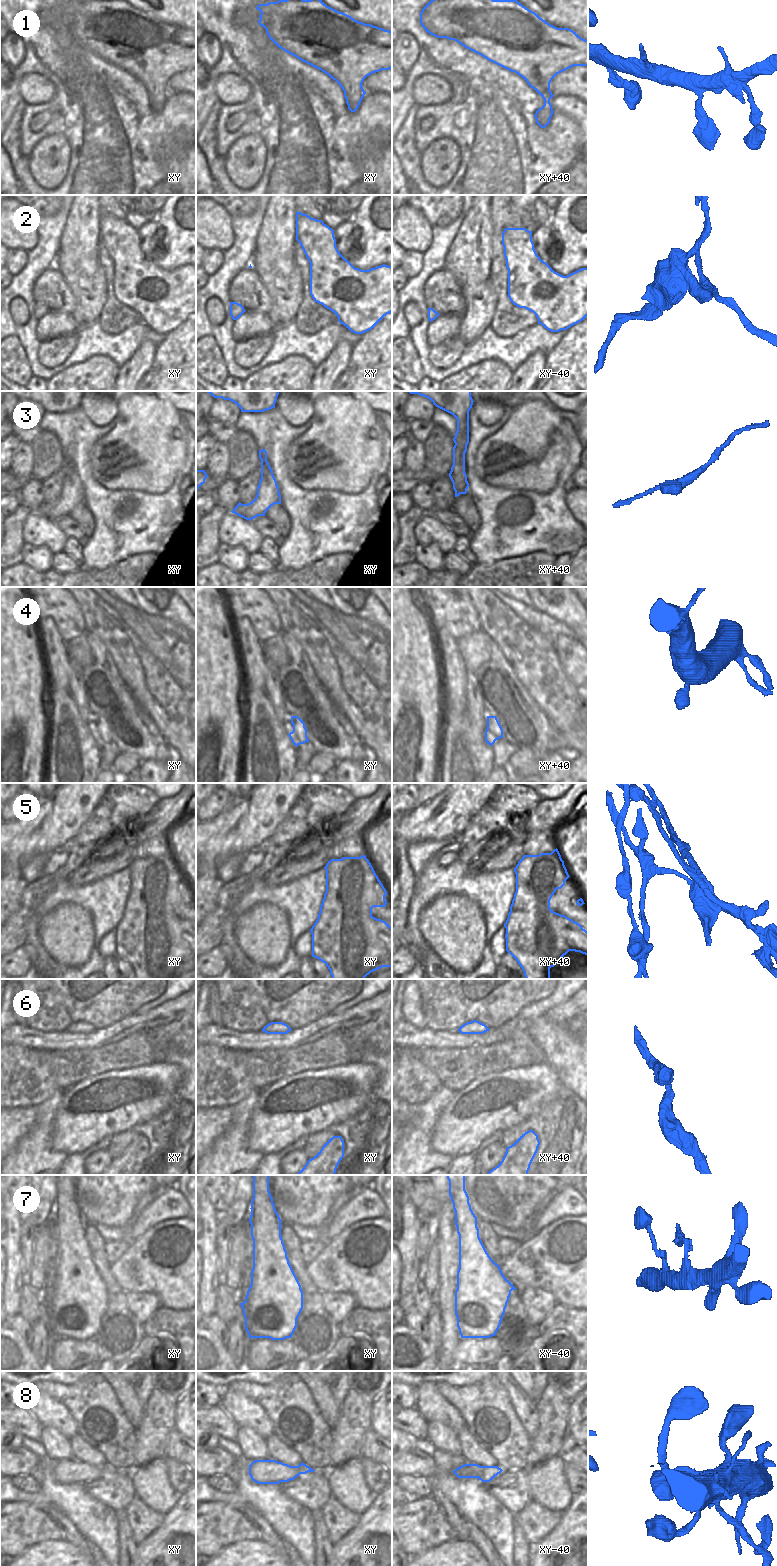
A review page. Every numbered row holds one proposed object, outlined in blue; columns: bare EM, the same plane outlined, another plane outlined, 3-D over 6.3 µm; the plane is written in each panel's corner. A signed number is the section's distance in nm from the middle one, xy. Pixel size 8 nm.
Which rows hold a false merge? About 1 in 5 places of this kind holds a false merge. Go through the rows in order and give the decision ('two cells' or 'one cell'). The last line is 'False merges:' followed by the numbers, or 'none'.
1: one cell
2: two cells
3: one cell
4: one cell
5: two cells
6: one cell
7: one cell
8: one cell
False merges: 2, 5

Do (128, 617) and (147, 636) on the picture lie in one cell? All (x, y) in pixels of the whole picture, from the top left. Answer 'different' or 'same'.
same

